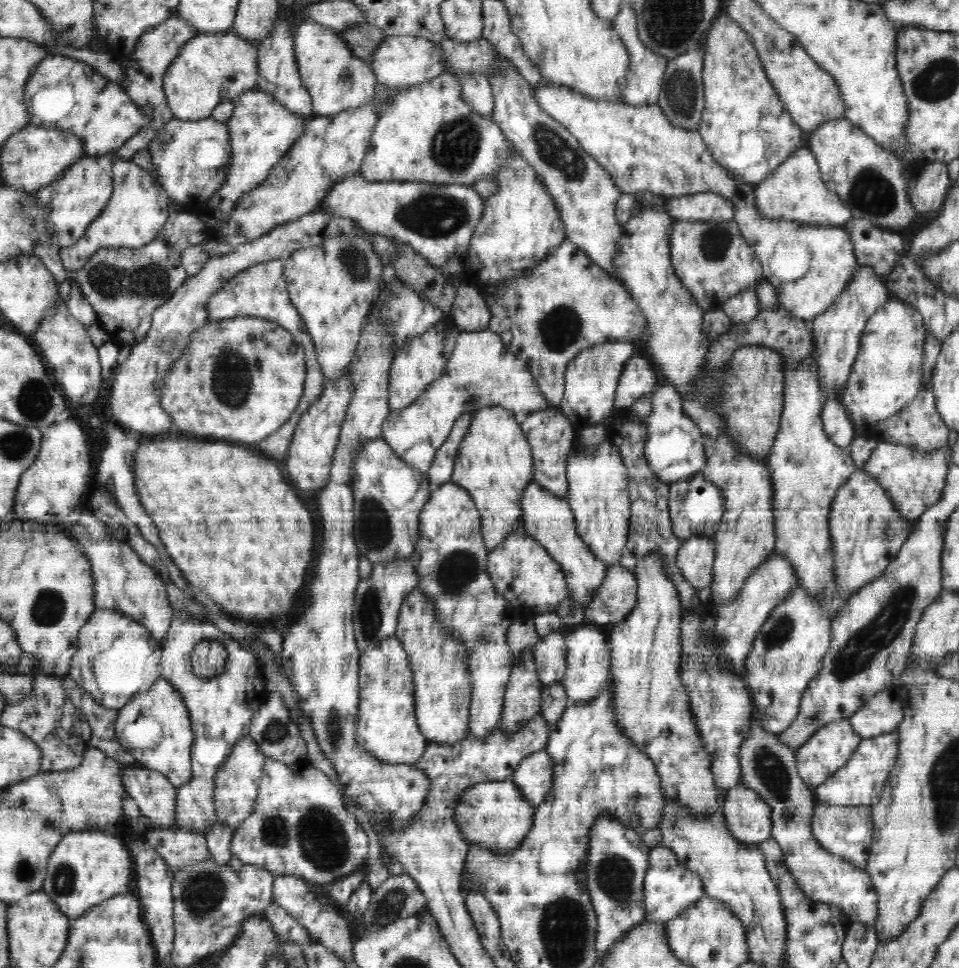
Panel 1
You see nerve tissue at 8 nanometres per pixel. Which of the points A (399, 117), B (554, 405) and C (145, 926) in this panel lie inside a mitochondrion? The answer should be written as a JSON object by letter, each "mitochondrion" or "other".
{"A":"other","B":"other","C":"other"}

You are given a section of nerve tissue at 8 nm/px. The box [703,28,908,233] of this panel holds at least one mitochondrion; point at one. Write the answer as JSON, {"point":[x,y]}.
{"point":[870,190]}

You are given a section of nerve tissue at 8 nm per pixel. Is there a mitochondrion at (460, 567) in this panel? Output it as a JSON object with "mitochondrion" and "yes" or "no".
{"mitochondrion":"yes"}

